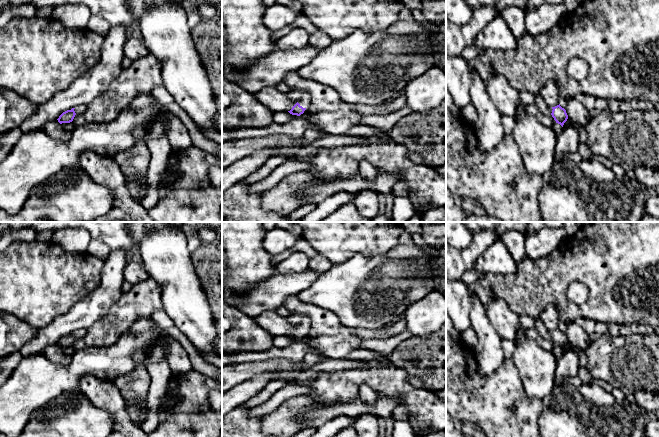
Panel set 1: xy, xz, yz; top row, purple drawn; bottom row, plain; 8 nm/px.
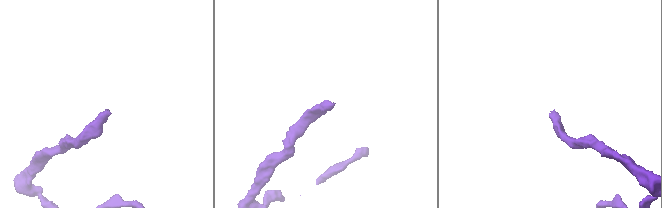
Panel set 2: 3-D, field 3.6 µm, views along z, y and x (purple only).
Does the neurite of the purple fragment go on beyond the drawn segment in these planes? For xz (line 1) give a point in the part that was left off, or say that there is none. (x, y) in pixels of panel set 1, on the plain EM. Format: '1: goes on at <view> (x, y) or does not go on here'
1: goes on at xz (303, 322)

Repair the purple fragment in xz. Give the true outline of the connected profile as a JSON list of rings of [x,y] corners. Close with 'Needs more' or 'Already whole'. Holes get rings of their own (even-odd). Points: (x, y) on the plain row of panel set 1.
[[[294,314],[291,315],[289,318],[290,321],[297,327],[288,336],[292,339],[300,340],[309,331],[311,320],[308,316],[302,314]]]. Needs more

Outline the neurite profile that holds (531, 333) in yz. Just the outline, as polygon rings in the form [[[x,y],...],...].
[[[535,328],[524,329],[524,334],[545,350],[553,350],[556,347],[552,339],[544,339]]]

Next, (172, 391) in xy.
[[[182,374],[173,375],[167,385],[166,395],[168,395],[172,401],[175,401],[179,397],[179,387],[175,382],[175,379]]]

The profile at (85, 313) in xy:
[[[112,250],[104,260],[99,286],[67,314],[56,317],[39,329],[36,336],[20,350],[23,358],[40,354],[48,345],[57,344],[63,336],[76,330],[87,330],[105,316],[122,295],[127,254],[124,250]]]

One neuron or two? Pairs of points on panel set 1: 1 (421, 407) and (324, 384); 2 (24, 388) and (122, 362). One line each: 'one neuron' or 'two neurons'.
1: one neuron
2: one neuron

